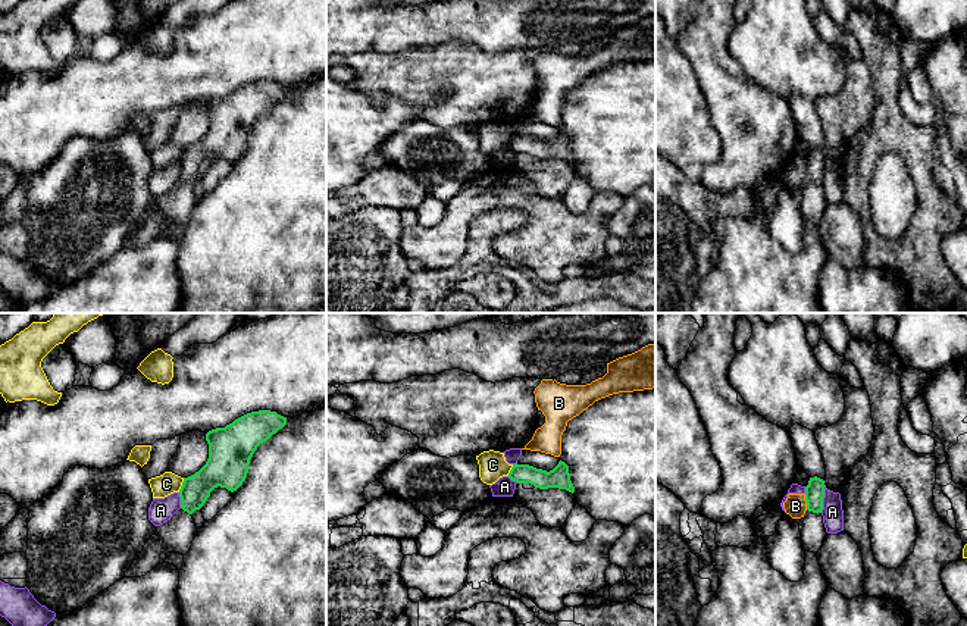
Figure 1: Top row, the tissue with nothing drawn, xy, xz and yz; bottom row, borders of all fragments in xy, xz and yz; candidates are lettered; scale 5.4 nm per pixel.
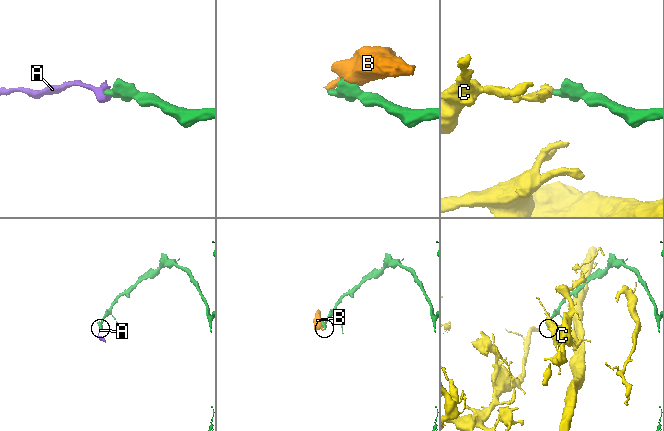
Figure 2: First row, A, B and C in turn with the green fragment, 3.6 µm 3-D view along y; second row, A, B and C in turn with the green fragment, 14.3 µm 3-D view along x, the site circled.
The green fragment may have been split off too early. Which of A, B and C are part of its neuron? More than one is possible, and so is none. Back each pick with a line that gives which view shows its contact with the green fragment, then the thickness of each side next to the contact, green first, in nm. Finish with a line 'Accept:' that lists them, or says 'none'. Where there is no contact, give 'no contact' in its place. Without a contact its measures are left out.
Accept: none

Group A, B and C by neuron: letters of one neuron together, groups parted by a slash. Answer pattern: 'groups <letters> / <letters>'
groups A B / C

